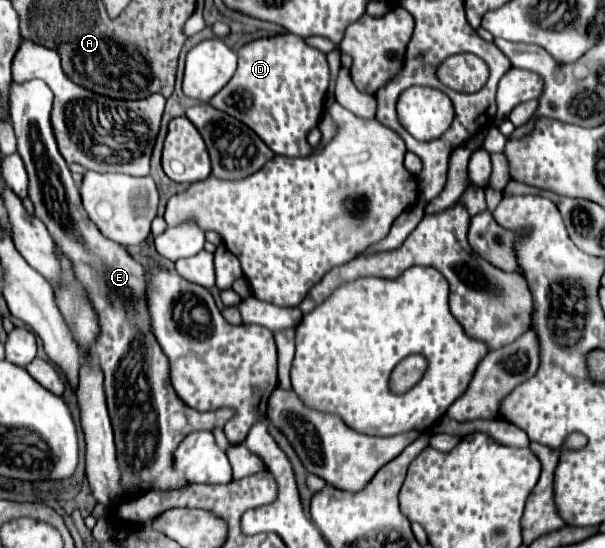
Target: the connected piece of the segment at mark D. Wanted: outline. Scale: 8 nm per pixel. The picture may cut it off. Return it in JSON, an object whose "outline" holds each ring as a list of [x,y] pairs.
{"outline":[[[290,32],[252,40],[236,54],[236,74],[210,100],[210,104],[252,128],[270,150],[274,150],[274,154],[290,158],[312,154],[306,136],[314,126],[318,126],[324,114],[324,96],[330,82],[326,54],[308,46],[302,36]]]}

